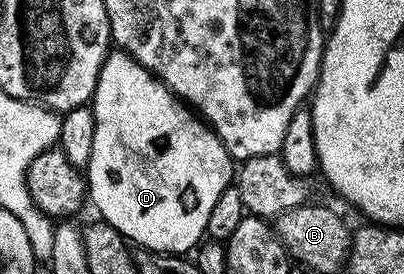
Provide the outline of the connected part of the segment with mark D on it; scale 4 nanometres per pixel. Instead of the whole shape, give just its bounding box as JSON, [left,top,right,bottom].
[86,49,234,255]

